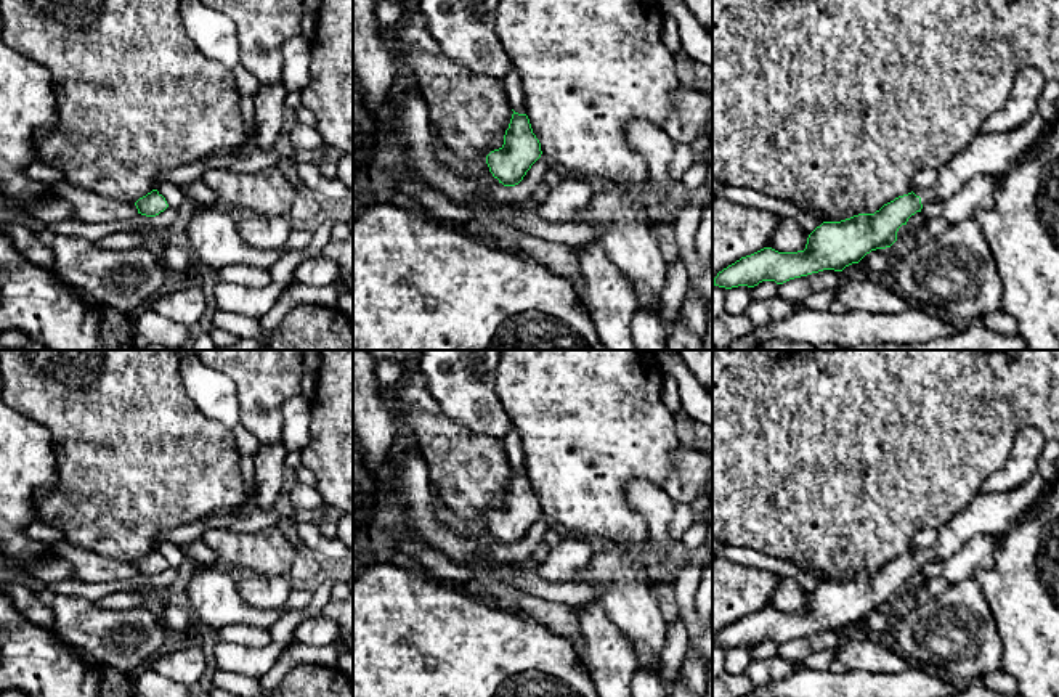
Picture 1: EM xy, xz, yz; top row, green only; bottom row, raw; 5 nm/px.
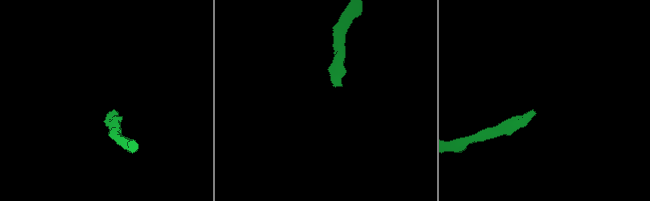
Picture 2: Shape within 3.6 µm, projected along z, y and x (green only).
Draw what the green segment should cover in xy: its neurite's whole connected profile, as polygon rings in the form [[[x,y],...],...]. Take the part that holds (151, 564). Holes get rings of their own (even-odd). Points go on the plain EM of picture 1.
[[[152,549],[146,556],[140,557],[135,565],[138,573],[146,577],[156,577],[168,567],[165,557],[157,549]]]

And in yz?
[[[1046,440],[1032,477],[1020,487],[1003,493],[980,493],[958,516],[951,517],[939,528],[937,541],[929,548],[915,548],[911,552],[895,557],[874,573],[858,573],[841,581],[823,581],[807,597],[804,610],[778,612],[764,607],[751,615],[741,617],[714,638],[712,646],[732,649],[738,646],[754,647],[762,641],[783,644],[789,639],[818,633],[823,630],[842,631],[852,623],[858,623],[866,613],[876,609],[891,607],[897,601],[897,591],[907,585],[908,578],[929,562],[940,562],[956,554],[961,546],[977,535],[1000,536],[1032,507],[1045,488],[1056,479],[1059,464],[1059,442]]]

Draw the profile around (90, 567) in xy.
[[[66,540],[51,546],[53,556],[71,565],[74,578],[85,583],[132,580],[138,575],[135,564],[103,557]]]

